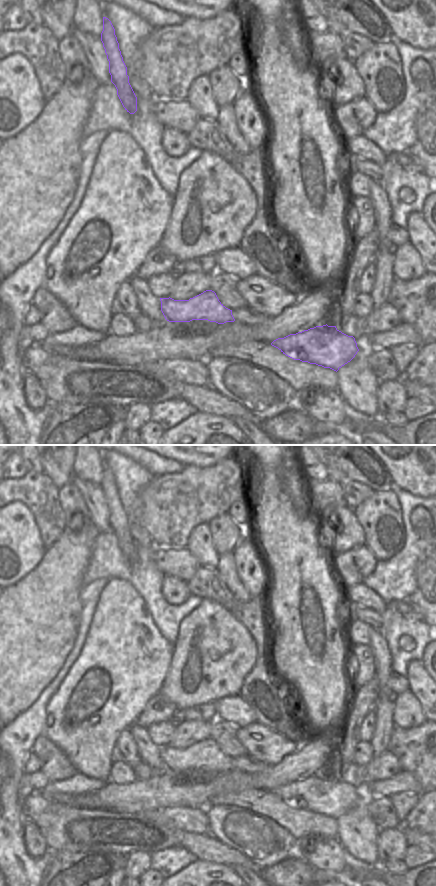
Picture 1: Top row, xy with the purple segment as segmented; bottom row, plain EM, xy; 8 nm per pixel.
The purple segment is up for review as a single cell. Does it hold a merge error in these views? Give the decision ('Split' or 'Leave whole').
Split.

